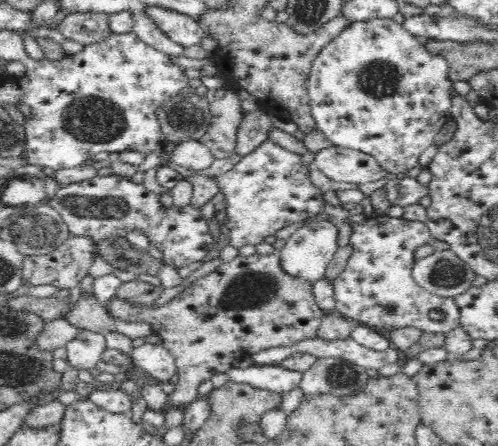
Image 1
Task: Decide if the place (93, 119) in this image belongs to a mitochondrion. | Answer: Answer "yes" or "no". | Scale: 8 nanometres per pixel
yes

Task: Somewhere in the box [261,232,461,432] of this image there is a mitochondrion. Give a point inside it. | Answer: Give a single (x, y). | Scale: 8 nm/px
(340, 376)

